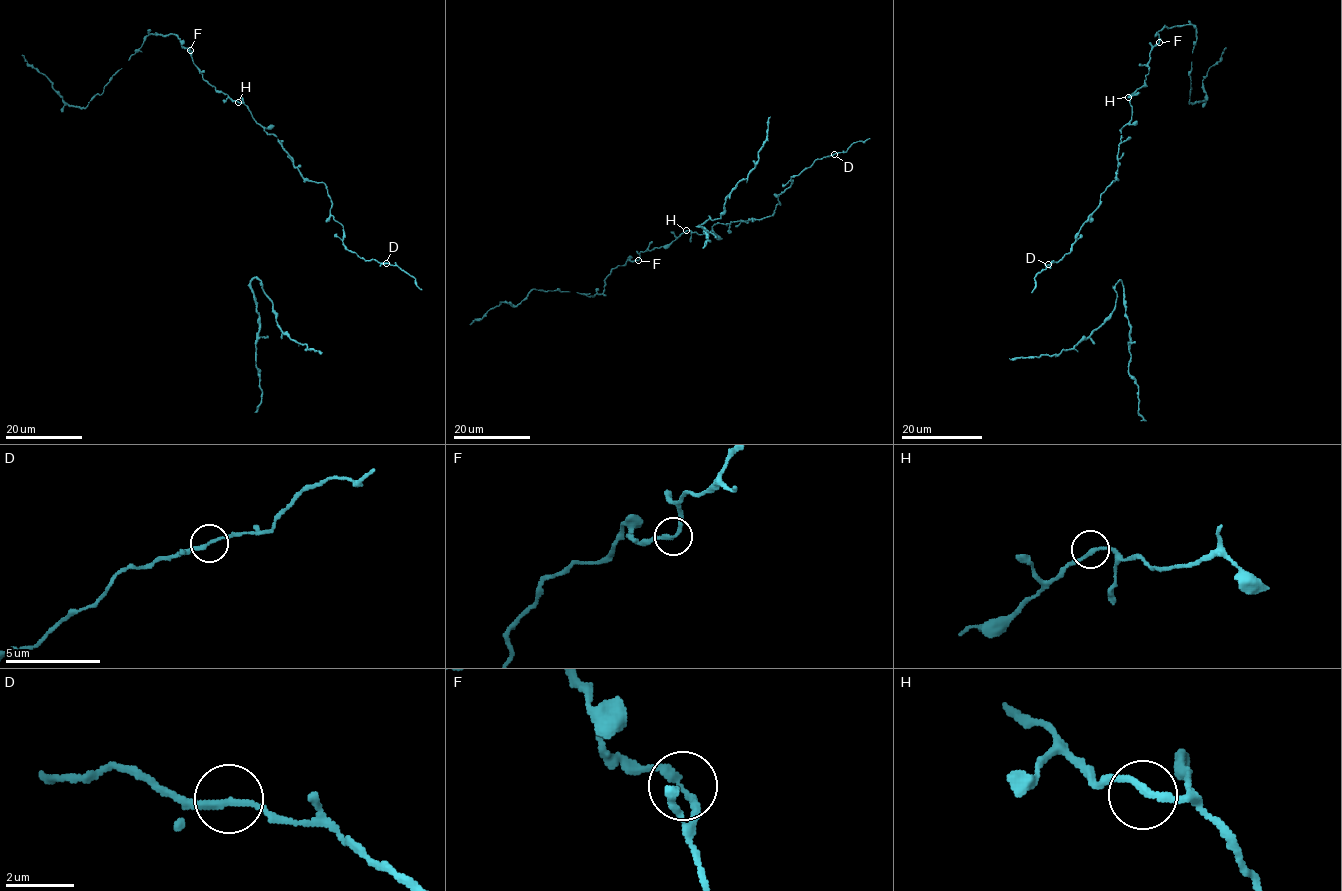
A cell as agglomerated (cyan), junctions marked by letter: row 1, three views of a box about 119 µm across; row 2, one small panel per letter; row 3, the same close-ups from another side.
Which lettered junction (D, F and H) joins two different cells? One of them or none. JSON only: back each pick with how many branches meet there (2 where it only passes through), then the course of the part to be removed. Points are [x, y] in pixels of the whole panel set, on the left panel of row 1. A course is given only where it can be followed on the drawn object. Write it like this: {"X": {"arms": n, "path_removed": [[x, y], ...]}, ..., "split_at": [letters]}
{"split_at": []}

